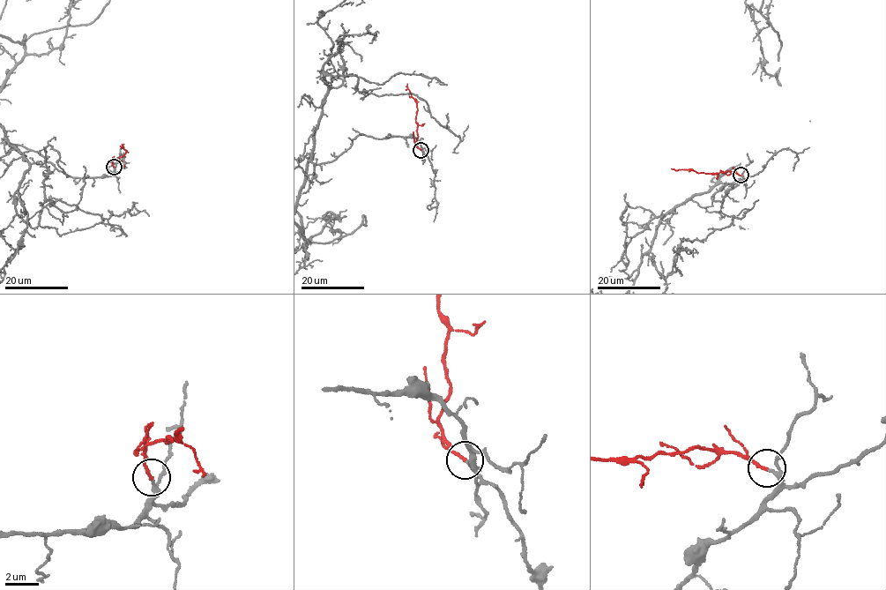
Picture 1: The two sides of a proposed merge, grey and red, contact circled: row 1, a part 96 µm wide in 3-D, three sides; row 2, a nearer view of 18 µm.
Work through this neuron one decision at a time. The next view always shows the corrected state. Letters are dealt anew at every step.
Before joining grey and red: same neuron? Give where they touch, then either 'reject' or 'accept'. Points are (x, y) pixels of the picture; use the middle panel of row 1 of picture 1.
at (420, 150); accept

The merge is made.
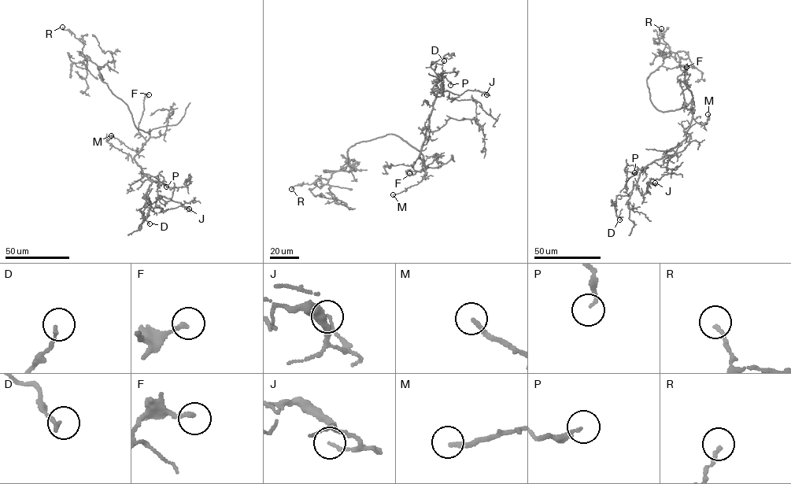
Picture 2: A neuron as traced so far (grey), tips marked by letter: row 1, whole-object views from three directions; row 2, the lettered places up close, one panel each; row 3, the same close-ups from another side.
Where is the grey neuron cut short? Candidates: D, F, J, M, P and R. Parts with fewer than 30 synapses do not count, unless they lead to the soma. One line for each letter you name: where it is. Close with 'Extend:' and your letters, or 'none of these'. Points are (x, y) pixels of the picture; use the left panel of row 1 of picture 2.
Extend: none of these

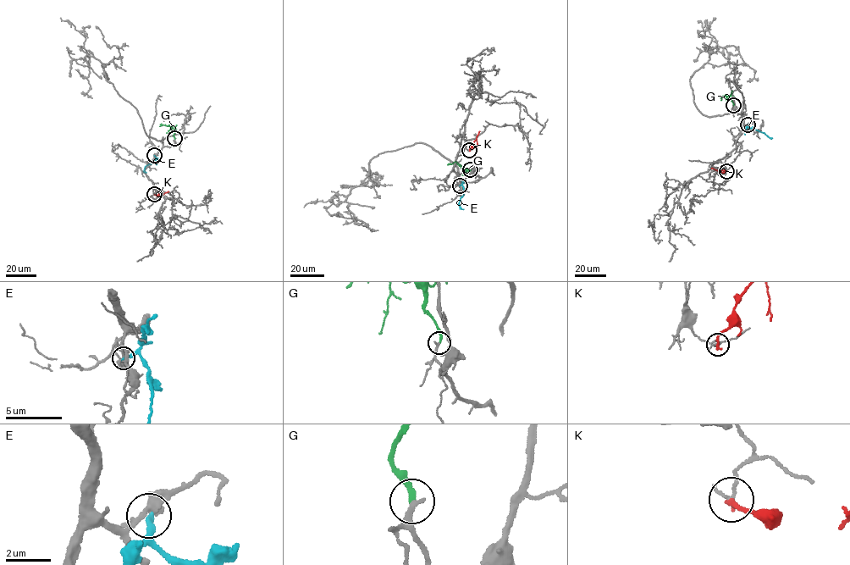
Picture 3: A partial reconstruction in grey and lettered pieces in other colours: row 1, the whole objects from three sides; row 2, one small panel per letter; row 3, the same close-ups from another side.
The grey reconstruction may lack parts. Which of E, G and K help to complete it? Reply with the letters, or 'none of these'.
G

